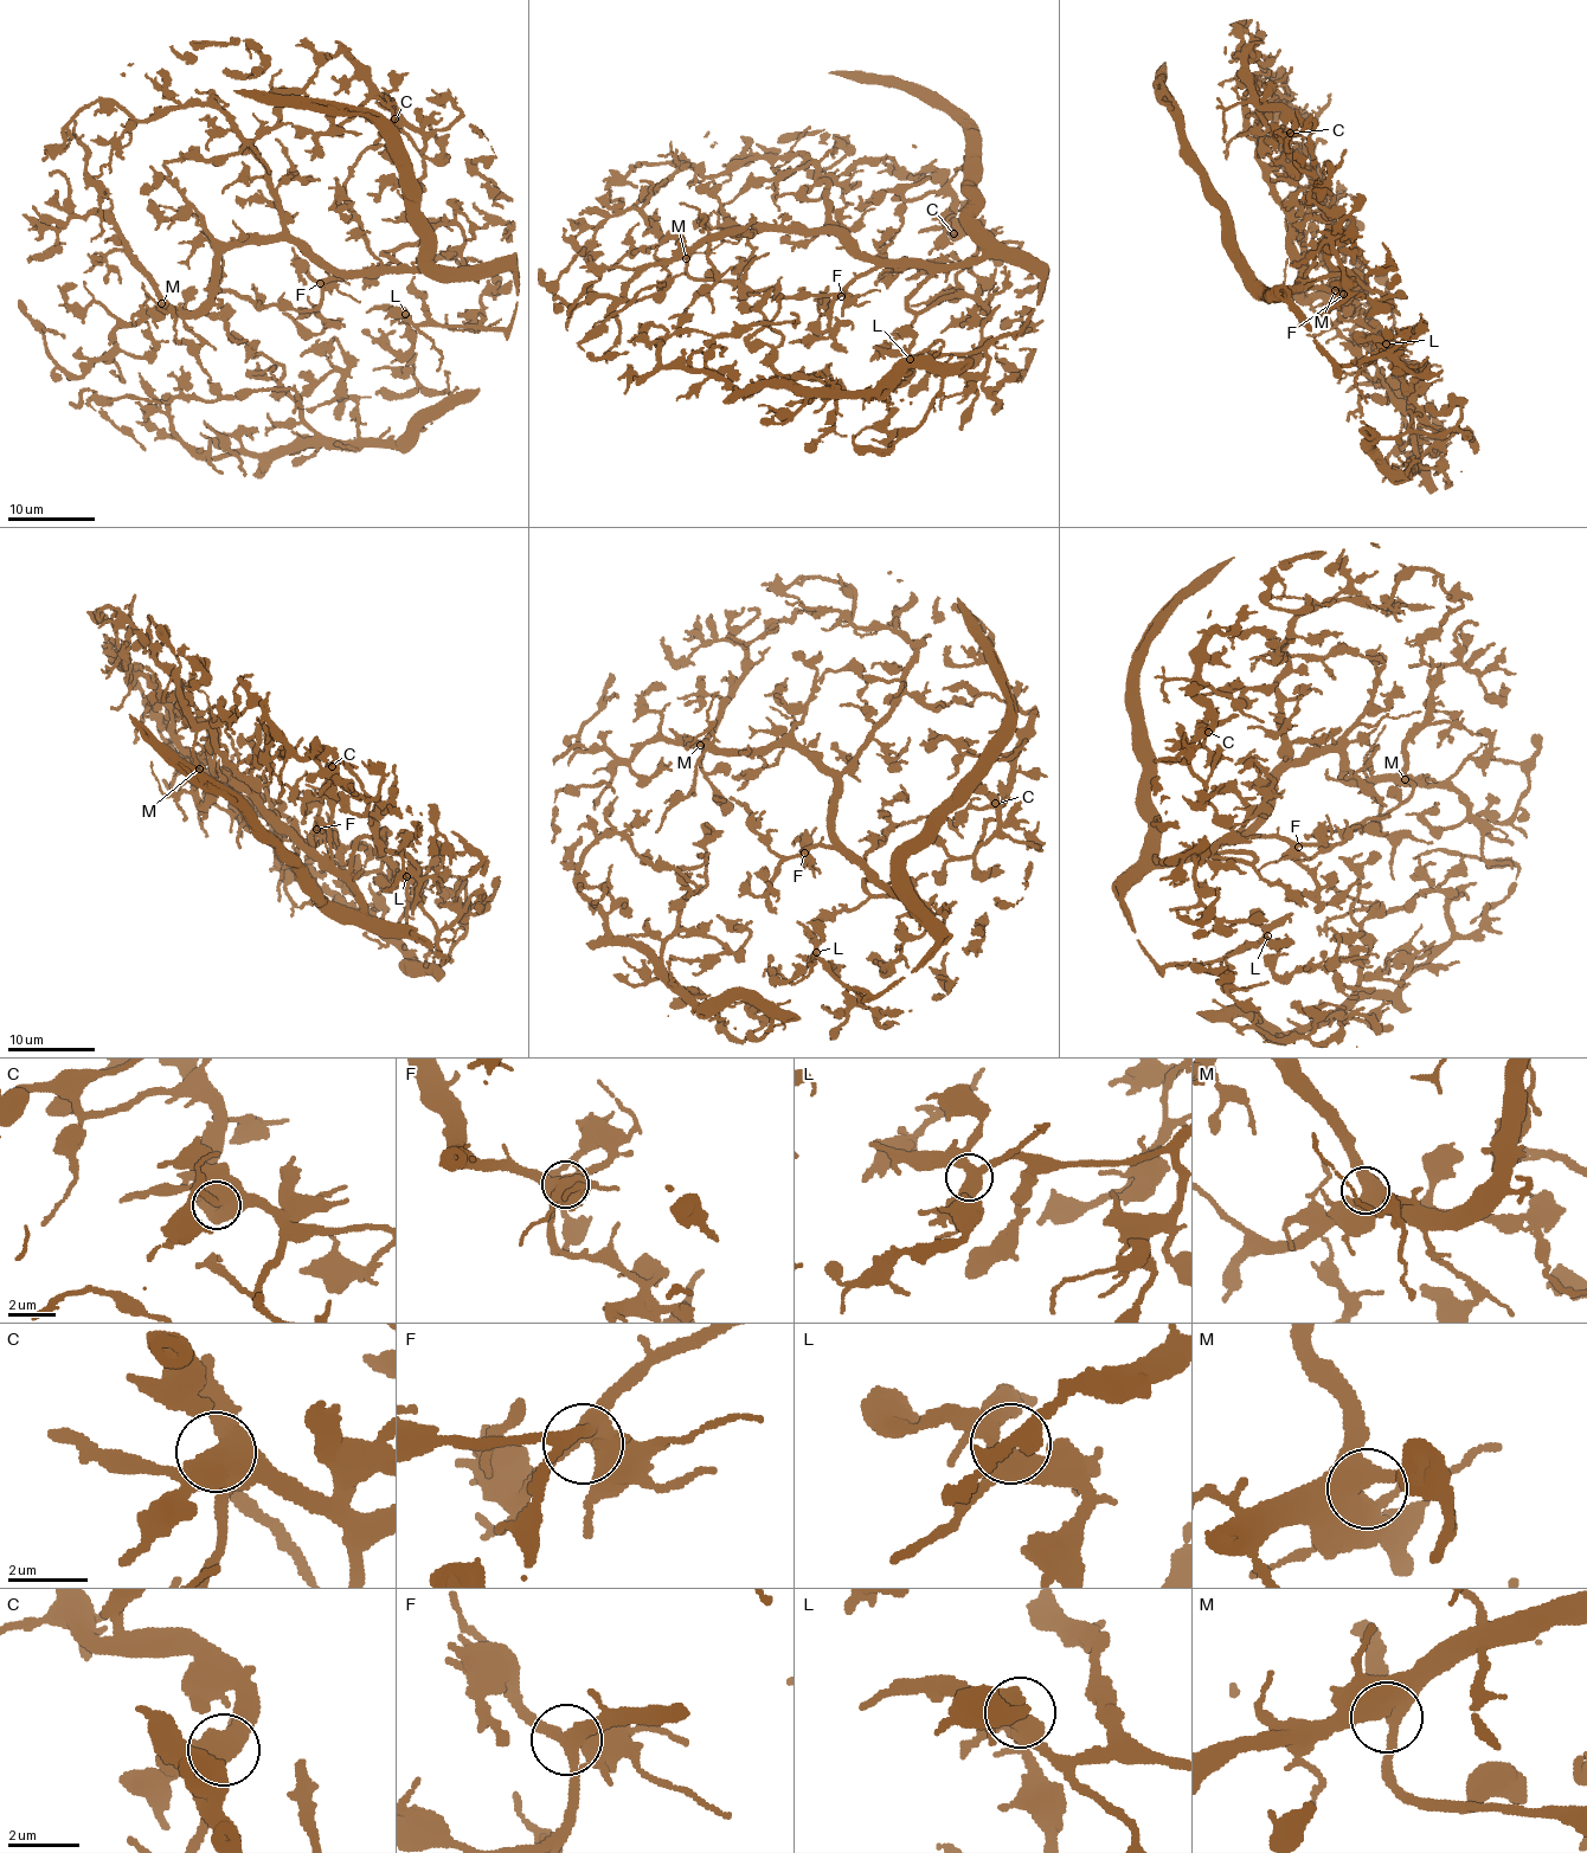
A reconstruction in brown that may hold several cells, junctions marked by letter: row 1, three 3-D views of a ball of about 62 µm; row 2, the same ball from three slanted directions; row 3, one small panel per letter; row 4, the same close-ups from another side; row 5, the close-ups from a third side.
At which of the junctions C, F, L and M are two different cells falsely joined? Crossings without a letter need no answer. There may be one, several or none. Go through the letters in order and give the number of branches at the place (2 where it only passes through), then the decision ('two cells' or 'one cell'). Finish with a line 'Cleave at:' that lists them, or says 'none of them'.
C: branches 3; one cell
F: branches 5; one cell
L: branches 3; one cell
M: branches 3; one cell
Cleave at: none of them

